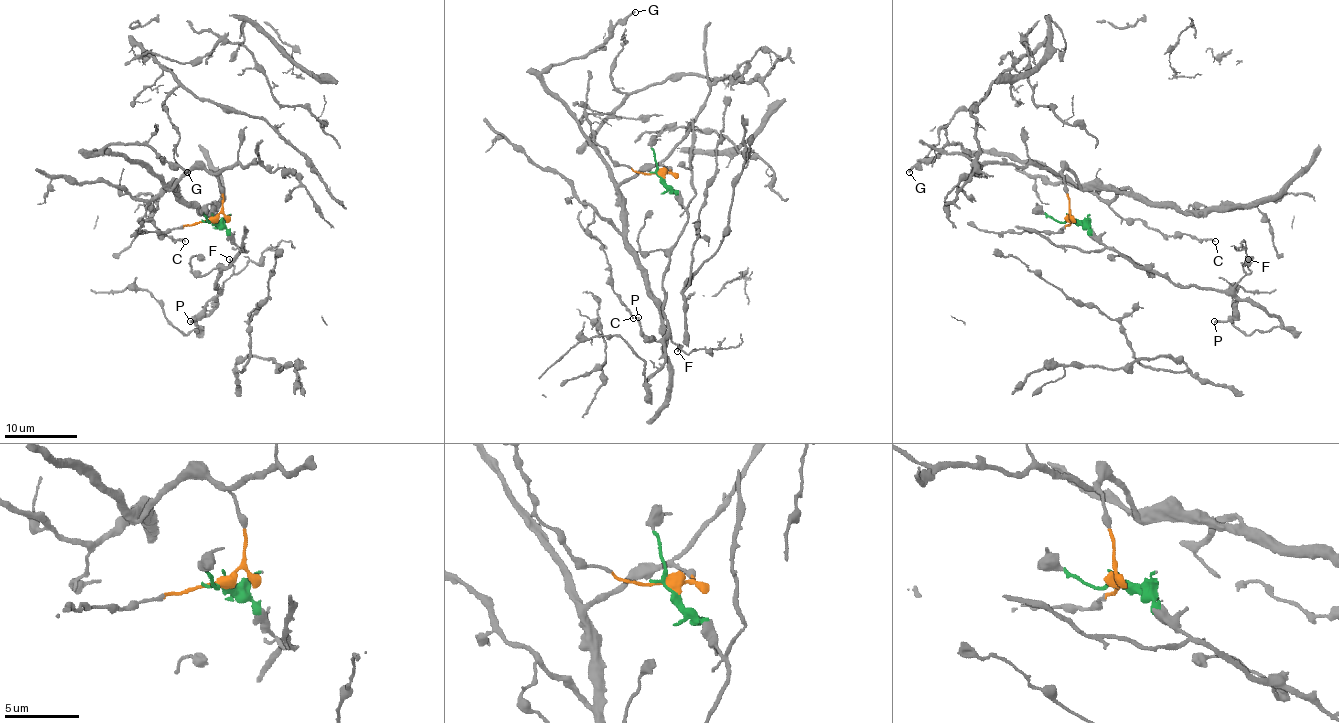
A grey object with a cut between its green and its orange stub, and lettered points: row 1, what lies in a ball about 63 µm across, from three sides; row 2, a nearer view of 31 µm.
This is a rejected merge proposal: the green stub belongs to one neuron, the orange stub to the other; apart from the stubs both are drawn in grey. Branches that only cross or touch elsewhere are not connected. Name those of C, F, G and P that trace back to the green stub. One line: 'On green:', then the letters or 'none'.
On green: F, P

